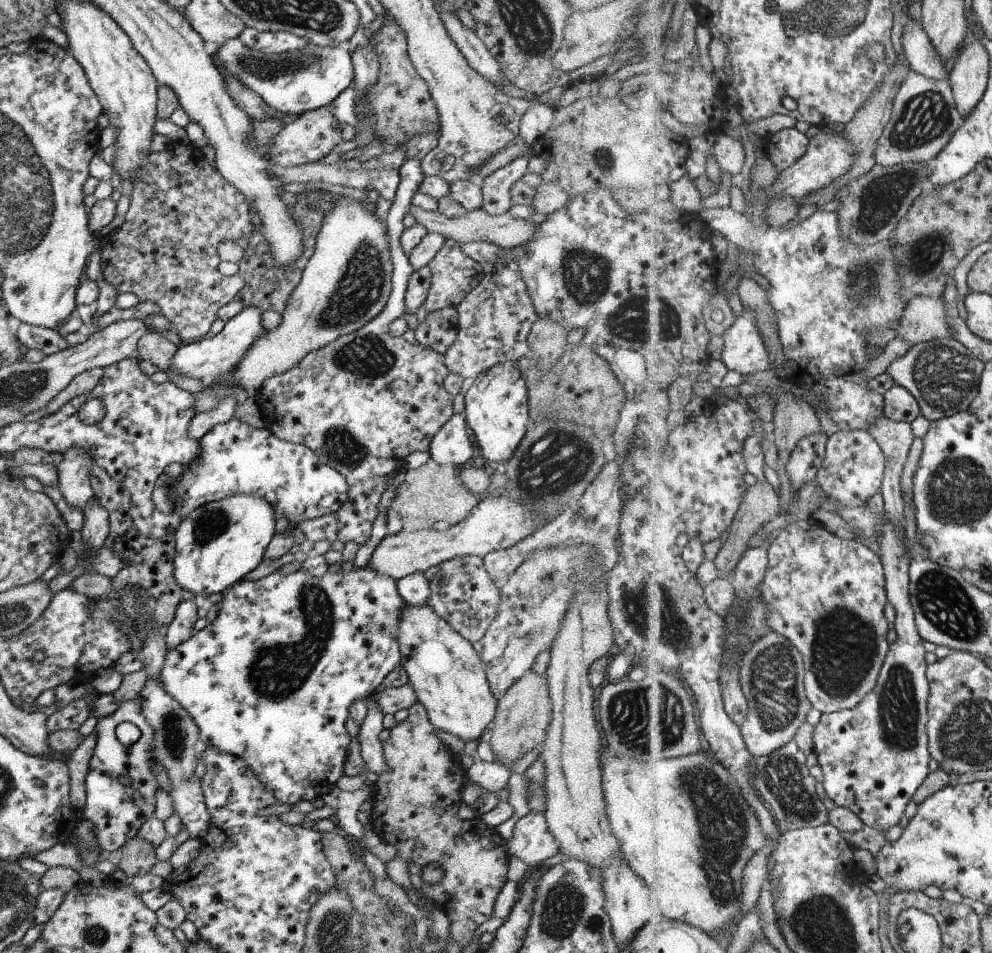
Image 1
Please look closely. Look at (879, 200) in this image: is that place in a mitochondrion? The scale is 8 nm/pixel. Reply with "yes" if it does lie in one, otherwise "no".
yes

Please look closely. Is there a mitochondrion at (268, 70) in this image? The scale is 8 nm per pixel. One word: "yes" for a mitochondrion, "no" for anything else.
yes

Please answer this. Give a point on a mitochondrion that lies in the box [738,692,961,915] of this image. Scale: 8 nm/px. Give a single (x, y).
(784, 780)

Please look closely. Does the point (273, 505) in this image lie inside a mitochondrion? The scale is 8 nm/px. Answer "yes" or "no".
no

